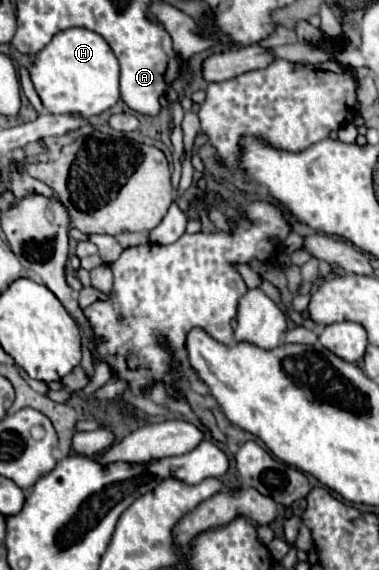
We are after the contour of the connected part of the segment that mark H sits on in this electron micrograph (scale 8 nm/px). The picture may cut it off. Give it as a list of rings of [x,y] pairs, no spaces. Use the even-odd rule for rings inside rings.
[[[89,29],[59,31],[51,43],[33,57],[31,81],[45,109],[53,115],[101,115],[119,101],[119,63],[107,41]]]

